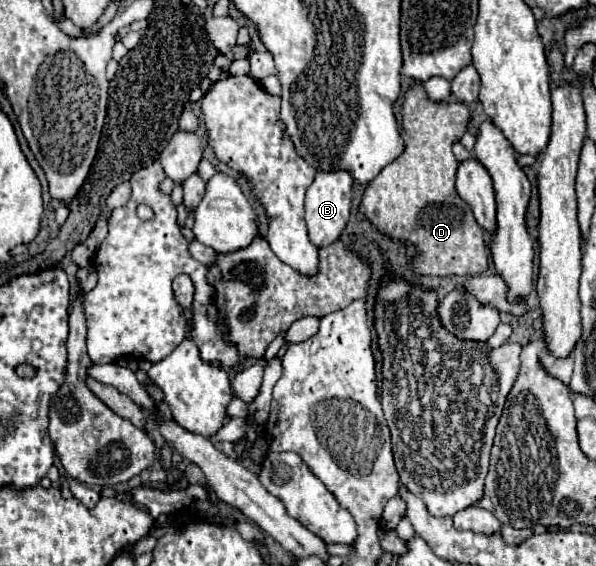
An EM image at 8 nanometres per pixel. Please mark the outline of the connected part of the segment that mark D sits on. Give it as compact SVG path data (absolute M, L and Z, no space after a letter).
M414 81L404 95L400 113L400 133L406 145L404 153L386 165L370 185L366 185L360 213L364 213L380 233L418 249L418 257L410 263L412 271L418 275L444 277L484 273L490 261L484 243L484 229L476 223L470 205L466 205L454 189L458 161L452 153L452 143L466 131L470 119L468 107L458 101L430 101L424 83Z

